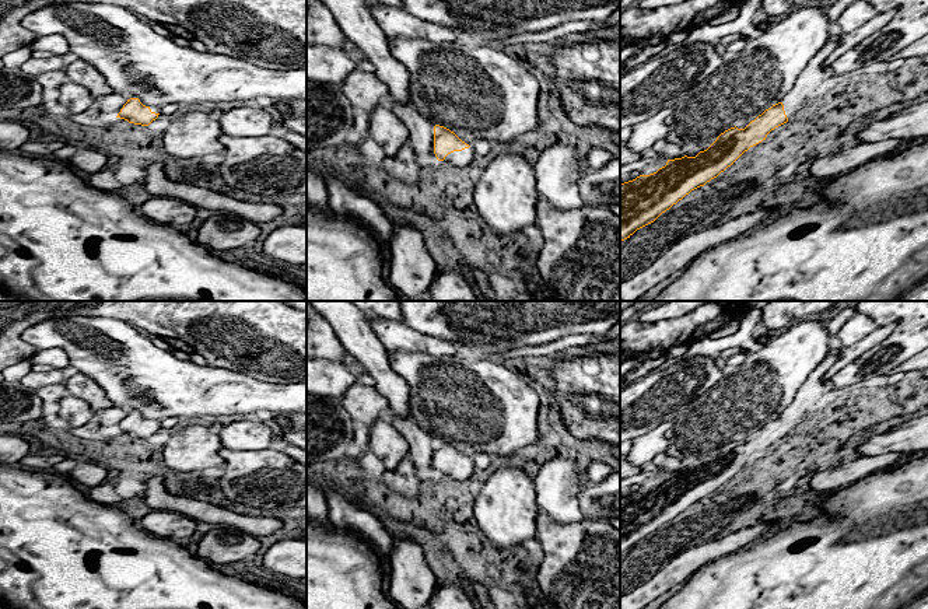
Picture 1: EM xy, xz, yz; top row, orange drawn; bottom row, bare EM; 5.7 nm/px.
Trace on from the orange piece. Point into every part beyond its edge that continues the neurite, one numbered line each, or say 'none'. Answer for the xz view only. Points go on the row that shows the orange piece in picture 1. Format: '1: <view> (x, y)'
1: xz (464, 158)

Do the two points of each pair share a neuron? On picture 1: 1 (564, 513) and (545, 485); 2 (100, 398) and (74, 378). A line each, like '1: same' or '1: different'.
1: same
2: same

